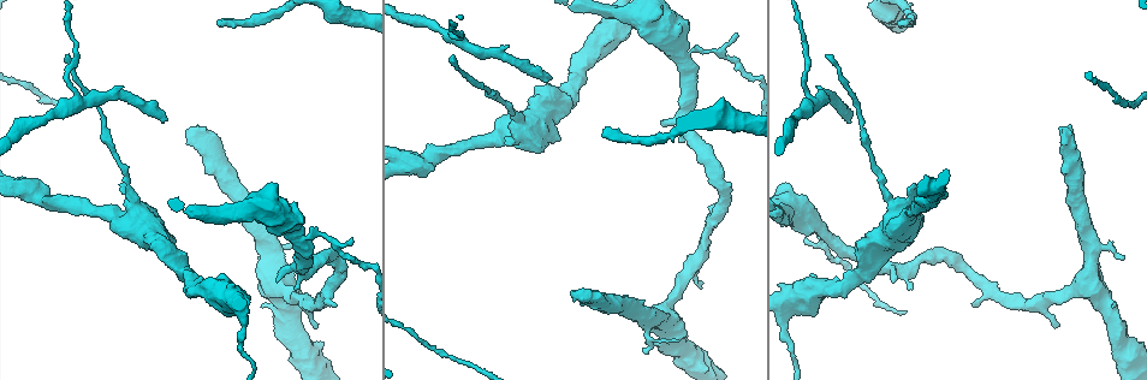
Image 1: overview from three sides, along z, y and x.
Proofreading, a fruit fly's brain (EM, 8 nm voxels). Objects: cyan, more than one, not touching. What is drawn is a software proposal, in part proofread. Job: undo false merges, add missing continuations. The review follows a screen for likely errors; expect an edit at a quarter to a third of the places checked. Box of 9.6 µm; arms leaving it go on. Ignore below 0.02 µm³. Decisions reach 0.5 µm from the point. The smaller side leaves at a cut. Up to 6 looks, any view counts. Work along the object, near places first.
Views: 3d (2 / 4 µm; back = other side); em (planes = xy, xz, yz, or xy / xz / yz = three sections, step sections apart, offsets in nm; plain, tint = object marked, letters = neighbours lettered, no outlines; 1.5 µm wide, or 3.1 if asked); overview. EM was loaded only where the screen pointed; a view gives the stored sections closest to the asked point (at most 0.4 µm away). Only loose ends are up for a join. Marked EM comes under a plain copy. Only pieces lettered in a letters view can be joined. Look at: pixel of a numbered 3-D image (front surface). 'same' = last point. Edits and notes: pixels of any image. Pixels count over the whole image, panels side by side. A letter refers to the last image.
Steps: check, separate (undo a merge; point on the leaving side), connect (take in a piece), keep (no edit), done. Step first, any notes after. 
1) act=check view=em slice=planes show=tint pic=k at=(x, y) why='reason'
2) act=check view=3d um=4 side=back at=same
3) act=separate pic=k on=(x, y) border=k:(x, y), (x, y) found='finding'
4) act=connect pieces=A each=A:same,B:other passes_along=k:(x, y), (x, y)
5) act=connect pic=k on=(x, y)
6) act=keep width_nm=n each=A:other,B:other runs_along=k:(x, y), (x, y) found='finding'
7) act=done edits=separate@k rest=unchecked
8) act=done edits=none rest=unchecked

act=check view=em slice=planes show=letters pic=1 at=(351, 240) why='tapers out'

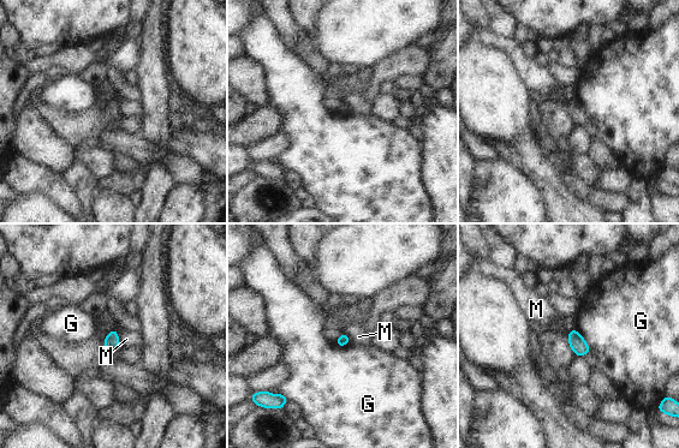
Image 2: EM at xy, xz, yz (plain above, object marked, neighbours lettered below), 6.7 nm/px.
act=keep width_nm=80 each=G:other,M:other border=2:(115, 329), (120, 344) found='none of them fits'

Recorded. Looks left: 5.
act=check view=em slice=planes show=letters pic=1 at=(335, 306) why='an open end'

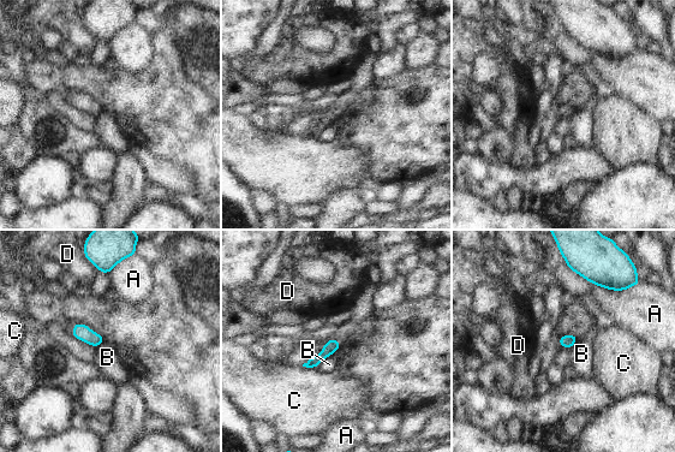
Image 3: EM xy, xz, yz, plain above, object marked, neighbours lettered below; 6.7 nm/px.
act=keep each=A:other,B:other,C:other,D:other border=3:(336, 350), (317, 366) found='none of them fits'

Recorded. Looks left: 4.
act=check view=3d um=4 side=back pic=1 at=(290, 248) why='branch stops here'

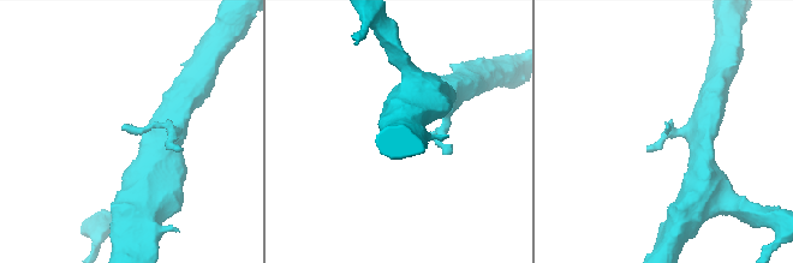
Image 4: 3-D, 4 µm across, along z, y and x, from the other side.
act=check view=em slice=xy step=4 show=letters pic=4 at=(667, 125) why='need the tissue'

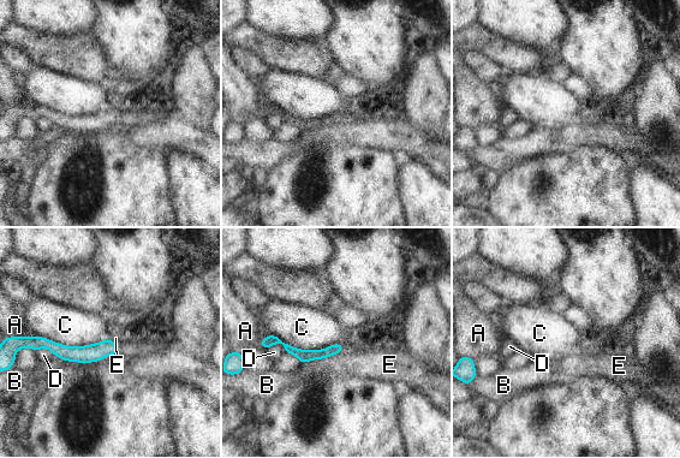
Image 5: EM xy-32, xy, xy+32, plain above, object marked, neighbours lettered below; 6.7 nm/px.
act=keep longest_contact=C:550nm each=A:other,B:other,C:other,D:other,E:other runs_along=5:(34, 339), (64, 352), (113, 351) found='none of them fits'

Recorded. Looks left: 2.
act=done edits=none rest=unchecked

